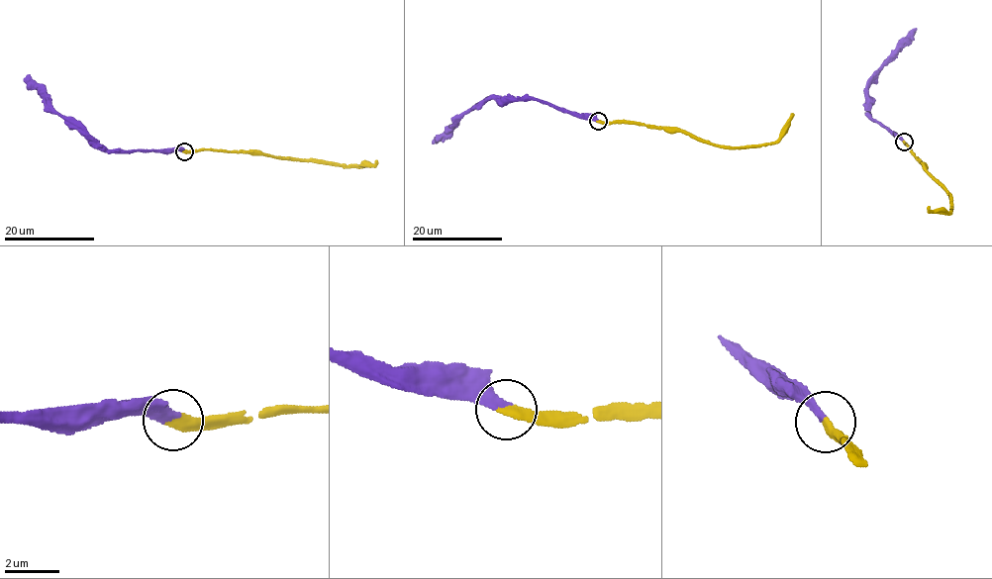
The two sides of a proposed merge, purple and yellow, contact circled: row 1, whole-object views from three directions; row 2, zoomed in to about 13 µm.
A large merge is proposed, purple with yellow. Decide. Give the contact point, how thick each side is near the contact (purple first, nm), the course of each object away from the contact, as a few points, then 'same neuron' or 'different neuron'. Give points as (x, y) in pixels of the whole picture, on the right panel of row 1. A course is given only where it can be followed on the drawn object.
place (904, 142); calibres 360 and 360 nm; course purple (904, 142), (871, 117), (865, 93), (886, 60), (895, 56), (916, 28); course yellow (904, 142), (948, 194), (951, 211), (934, 213), (929, 207); same neuron

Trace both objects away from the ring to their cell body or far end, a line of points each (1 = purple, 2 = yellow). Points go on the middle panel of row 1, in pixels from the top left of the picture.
1: (598, 122), (576, 117), (534, 99), (493, 96), (460, 116), (448, 134), (436, 143)
2: (598, 122), (677, 128), (711, 144), (749, 146), (773, 144), (793, 114)

